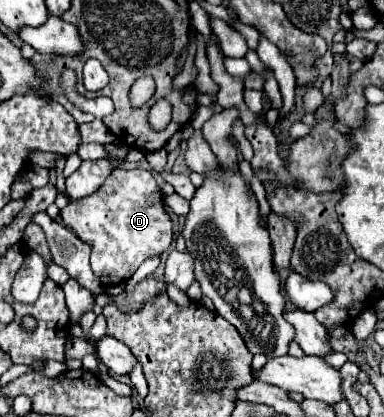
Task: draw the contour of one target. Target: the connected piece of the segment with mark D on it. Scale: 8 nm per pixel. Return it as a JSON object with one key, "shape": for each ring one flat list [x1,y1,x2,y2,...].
{"shape":[[114,169,100,189,96,189,90,197,82,197,72,201,72,205,66,205,60,211,60,217,66,227,70,227,82,241,92,245,90,265,94,275,102,279,102,285,120,285,128,281,142,261,150,257,160,257,174,241,172,219,164,205,162,191,154,175,146,169]]}

